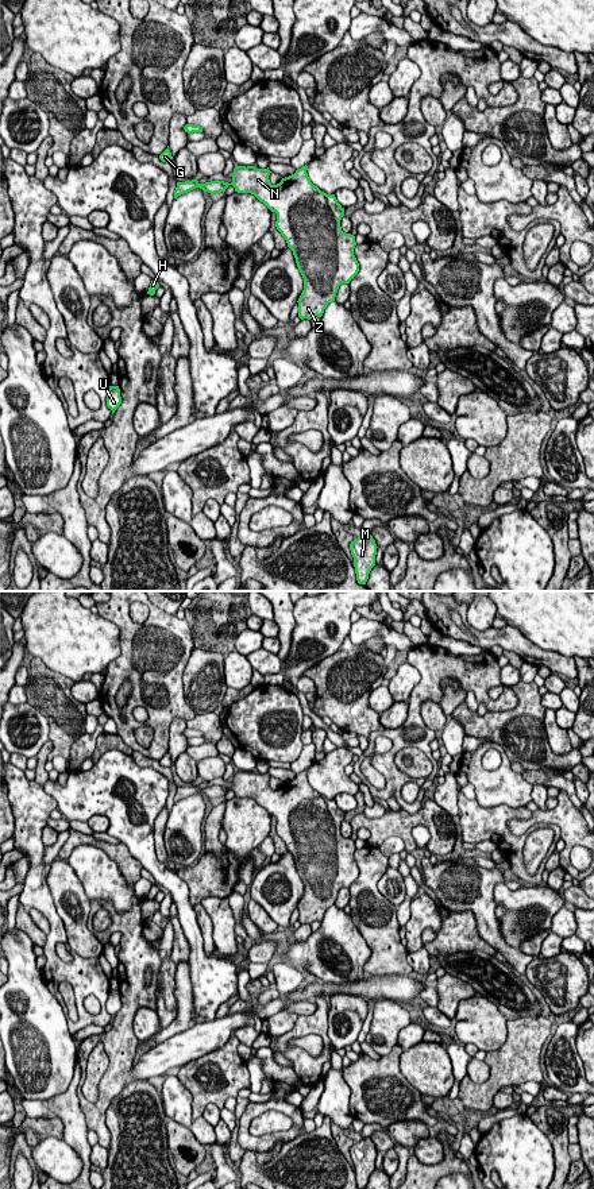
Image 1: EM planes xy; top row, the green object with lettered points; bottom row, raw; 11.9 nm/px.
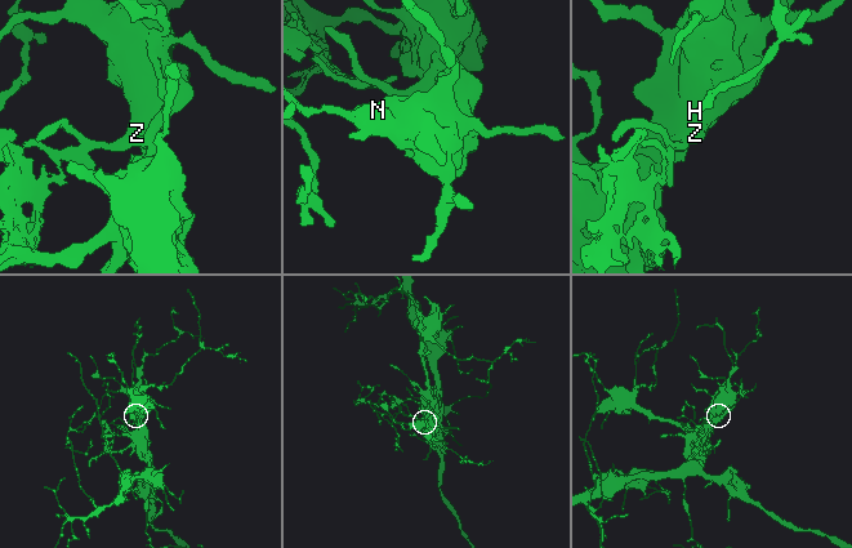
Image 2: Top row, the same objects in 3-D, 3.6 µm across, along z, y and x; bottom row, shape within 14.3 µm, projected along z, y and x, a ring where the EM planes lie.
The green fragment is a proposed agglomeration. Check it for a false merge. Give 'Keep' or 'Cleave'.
Cleave

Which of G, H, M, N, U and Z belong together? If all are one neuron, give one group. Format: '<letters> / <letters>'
G M N Z / H U

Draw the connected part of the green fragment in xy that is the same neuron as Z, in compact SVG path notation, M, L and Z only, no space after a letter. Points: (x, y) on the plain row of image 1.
M236 771L232 787L211 785L200 788L198 792L211 799L225 796L232 790L238 798L251 798L271 817L277 818L275 831L285 842L288 852L293 856L298 876L304 883L304 895L298 903L298 922L321 922L327 910L335 906L338 893L358 879L359 868L354 860L355 841L342 835L340 825L344 812L338 807L335 799L327 799L315 791L308 781L308 771L296 775L279 788L273 790L269 784L270 775L255 771Z

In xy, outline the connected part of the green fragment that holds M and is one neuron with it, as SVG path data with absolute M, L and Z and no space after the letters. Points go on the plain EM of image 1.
M362 1138L351 1146L350 1155L354 1162L356 1185L359 1189L366 1189L371 1173L375 1170L377 1149L373 1140Z

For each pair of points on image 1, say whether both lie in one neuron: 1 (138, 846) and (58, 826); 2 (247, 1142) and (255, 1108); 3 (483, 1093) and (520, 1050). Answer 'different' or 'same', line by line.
1: different
2: same
3: same

